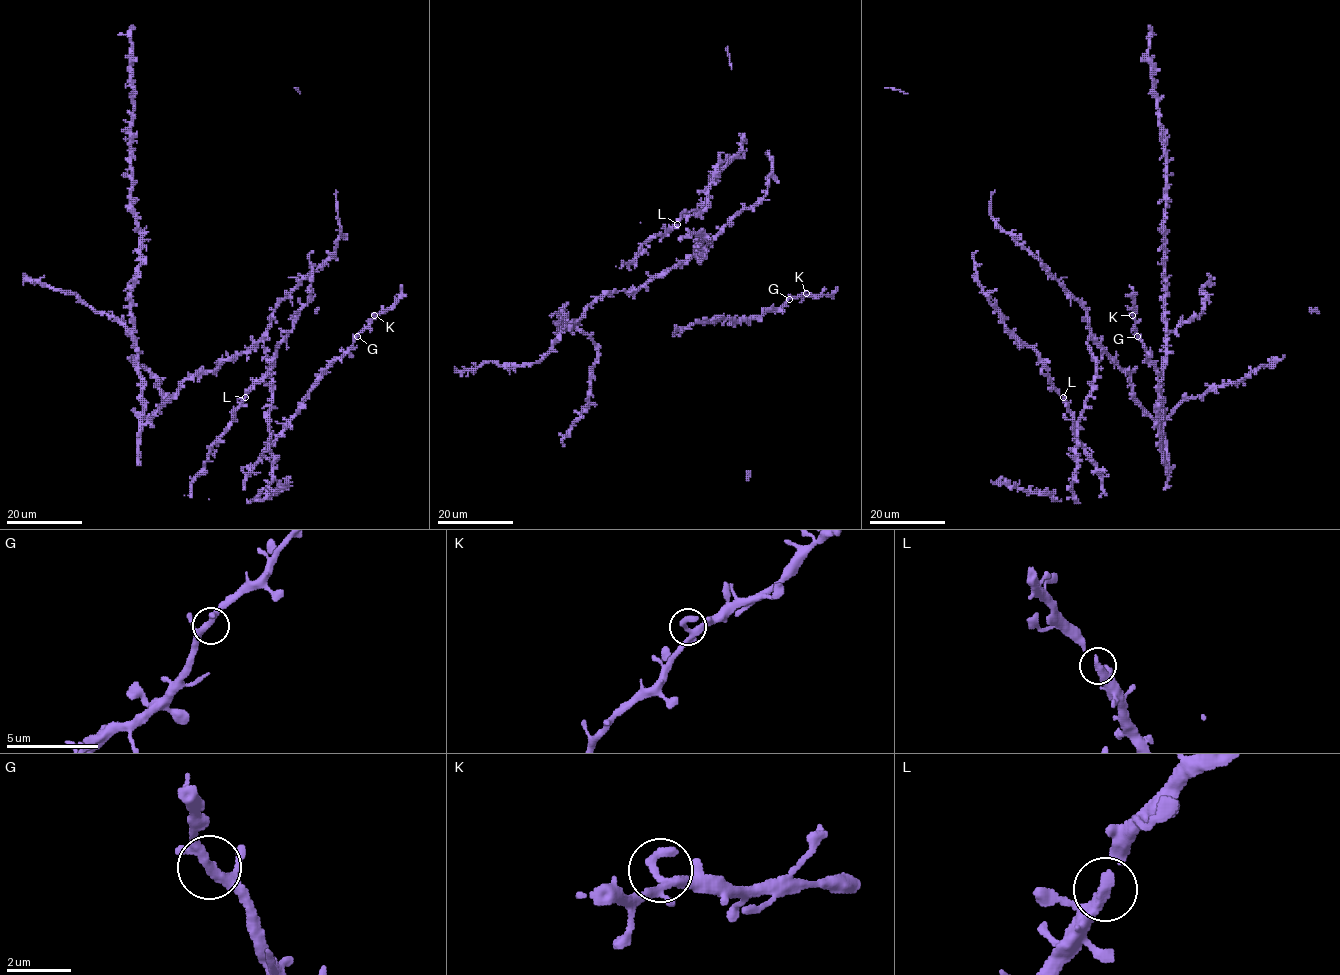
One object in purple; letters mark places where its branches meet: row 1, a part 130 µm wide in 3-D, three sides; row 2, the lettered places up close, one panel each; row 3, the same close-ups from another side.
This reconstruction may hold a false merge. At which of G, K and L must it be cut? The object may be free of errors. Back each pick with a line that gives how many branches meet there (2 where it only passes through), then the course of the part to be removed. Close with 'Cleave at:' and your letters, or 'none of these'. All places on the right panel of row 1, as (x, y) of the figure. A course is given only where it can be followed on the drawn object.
Cleave at: none of these

